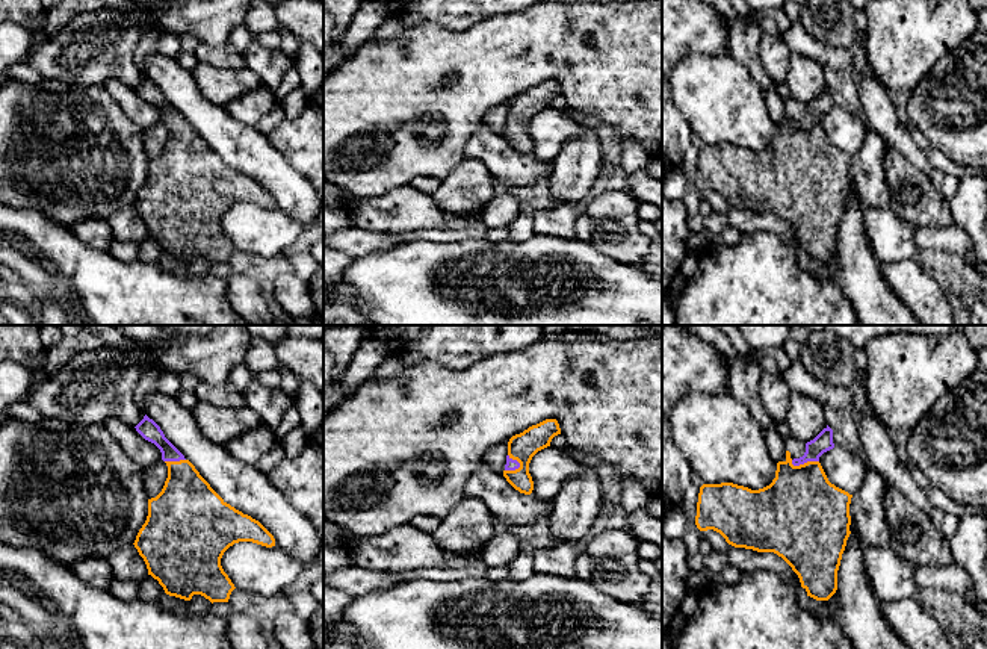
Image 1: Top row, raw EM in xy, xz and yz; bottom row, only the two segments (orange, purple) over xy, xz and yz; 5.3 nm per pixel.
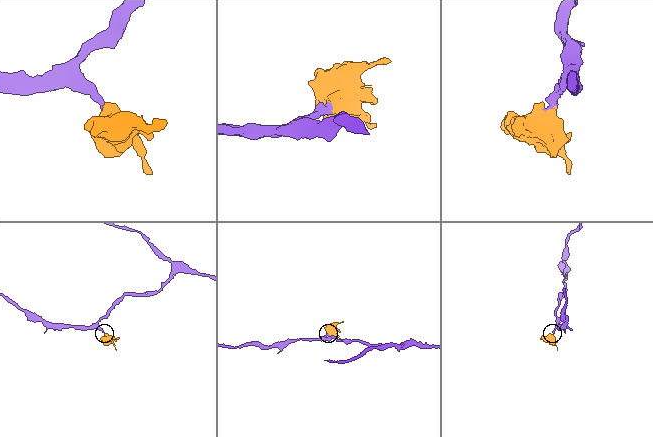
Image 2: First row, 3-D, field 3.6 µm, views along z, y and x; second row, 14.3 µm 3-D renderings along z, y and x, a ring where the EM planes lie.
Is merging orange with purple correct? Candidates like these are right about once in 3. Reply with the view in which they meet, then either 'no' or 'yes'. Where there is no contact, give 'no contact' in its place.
xz | yes

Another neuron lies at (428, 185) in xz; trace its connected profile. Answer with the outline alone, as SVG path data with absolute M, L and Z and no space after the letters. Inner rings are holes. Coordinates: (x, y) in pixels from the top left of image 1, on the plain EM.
M417 177L411 182L411 186L431 195L432 192L435 192L441 185L440 179L434 179L434 177Z

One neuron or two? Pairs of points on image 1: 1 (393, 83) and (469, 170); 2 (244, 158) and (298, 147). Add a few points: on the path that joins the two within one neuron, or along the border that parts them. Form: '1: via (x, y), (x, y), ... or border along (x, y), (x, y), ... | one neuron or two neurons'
1: border along (466, 158), (442, 180) | two neurons
2: border along (265, 135), (303, 176) | two neurons

